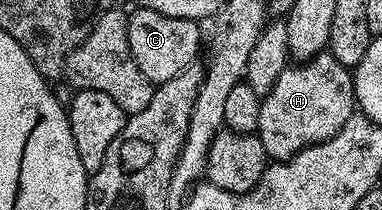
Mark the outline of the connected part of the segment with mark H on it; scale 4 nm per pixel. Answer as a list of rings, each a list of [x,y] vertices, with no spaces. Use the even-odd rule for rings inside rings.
[[[325,49],[312,59],[285,67],[282,77],[274,81],[274,89],[260,100],[255,134],[259,135],[269,160],[287,161],[302,149],[334,137],[356,110],[353,72]]]

